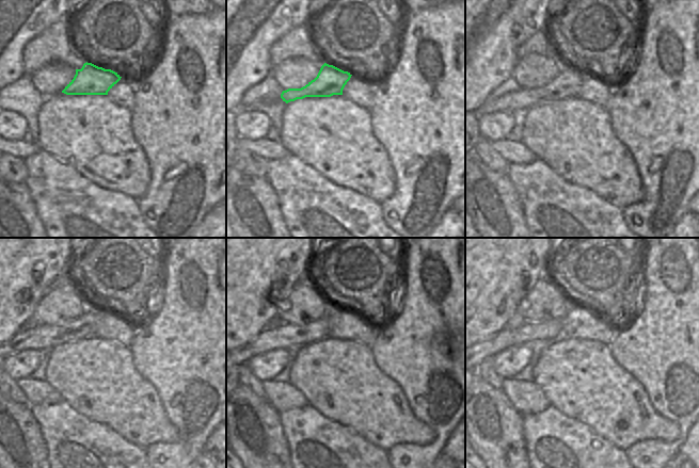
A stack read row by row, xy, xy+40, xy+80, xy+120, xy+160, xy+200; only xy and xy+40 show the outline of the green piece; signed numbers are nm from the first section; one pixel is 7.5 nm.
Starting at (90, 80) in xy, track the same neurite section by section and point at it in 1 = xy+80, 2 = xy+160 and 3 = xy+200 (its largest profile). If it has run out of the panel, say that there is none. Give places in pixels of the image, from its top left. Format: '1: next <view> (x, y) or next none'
1: next xy+80 (568, 83)
2: next xy+160 (287, 336)
3: next xy+200 (529, 332)

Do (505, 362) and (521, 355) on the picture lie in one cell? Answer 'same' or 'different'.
same

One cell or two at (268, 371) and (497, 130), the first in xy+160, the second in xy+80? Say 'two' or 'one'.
one

